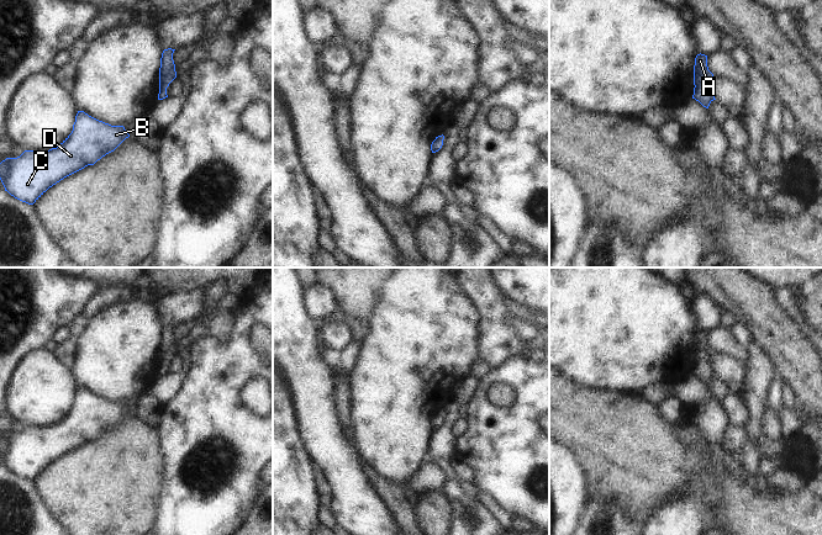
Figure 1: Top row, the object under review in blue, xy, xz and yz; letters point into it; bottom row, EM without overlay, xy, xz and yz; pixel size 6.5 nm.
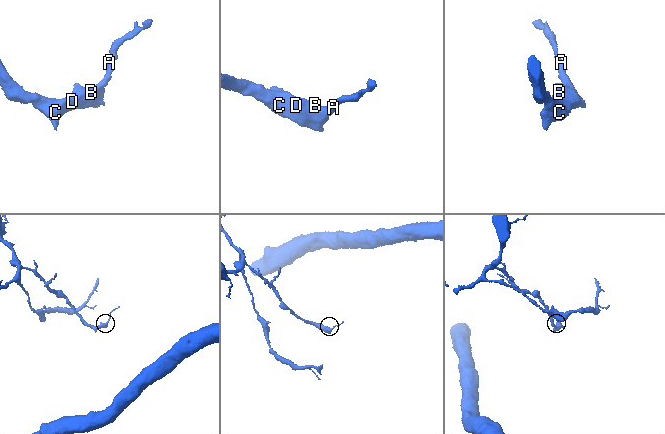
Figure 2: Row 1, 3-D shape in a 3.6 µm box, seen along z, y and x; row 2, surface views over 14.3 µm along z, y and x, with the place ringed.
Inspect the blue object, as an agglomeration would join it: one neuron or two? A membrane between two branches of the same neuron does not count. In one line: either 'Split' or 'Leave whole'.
Leave whole.

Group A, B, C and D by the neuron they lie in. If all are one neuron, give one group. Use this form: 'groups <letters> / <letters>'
groups A B C D

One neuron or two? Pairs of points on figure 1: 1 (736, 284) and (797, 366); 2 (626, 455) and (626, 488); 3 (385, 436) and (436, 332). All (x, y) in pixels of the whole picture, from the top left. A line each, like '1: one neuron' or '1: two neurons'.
1: one neuron
2: one neuron
3: one neuron

